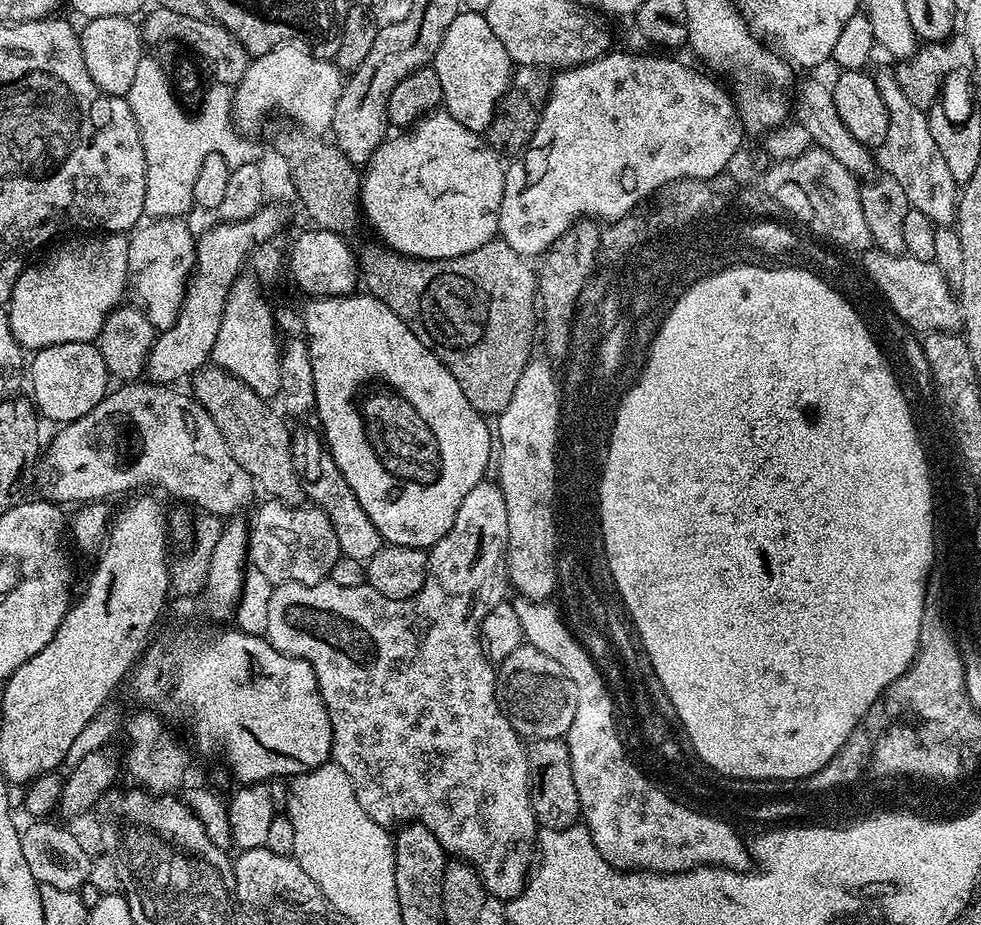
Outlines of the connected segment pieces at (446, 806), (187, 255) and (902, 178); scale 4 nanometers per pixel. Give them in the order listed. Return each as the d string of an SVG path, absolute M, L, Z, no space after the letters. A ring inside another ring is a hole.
M483 480L470 490L462 500L462 506L458 506L458 514L454 518L452 528L446 533L442 539L433 544L428 552L428 577L422 586L422 590L418 590L418 594L414 594L405 600L391 600L382 594L378 594L378 590L368 587L367 583L359 584L358 586L338 586L331 582L323 584L277 584L273 587L272 597L270 598L270 614L266 621L266 639L269 644L274 646L274 650L278 650L283 656L293 656L299 660L305 660L308 665L314 670L316 675L316 689L320 691L320 697L324 703L324 709L328 715L328 726L332 730L332 754L331 759L334 763L346 774L346 778L350 778L354 794L358 798L358 802L362 806L362 810L366 810L366 814L374 822L378 822L383 828L391 829L392 824L395 826L403 826L409 822L426 825L433 834L438 838L438 842L444 847L445 853L451 854L453 857L459 858L462 861L467 861L472 865L472 868L480 876L480 881L483 884L484 891L489 897L497 896L501 902L507 902L512 897L524 889L525 883L530 875L530 869L534 864L534 845L538 840L538 825L536 823L536 815L532 812L532 785L528 783L528 749L525 741L517 734L512 725L512 721L504 715L503 708L500 707L498 693L496 690L496 674L497 669L494 667L493 661L488 659L488 654L484 650L484 642L480 638L480 627L486 618L486 614L492 609L495 604L501 603L505 599L504 591L509 591L510 581L508 579L508 566L506 557L508 554L508 527L506 526L506 502L501 498L501 488L497 481Z
M164 217L141 225L129 239L129 289L136 294L137 303L157 331L169 329L177 320L184 294L196 265L195 233L179 217Z
M897 81L894 84L884 84L881 94L888 107L890 131L878 149L879 167L884 168L883 171L896 180L898 186L902 186L902 190L906 190L906 198L911 207L922 210L922 214L926 214L926 218L930 218L932 223L937 226L951 225L955 221L958 207L958 185L946 167L946 158L942 158L942 150L938 150L938 142L934 142L934 134L930 134L927 111L914 106L914 102L910 102L910 98L906 98L906 94L902 94Z

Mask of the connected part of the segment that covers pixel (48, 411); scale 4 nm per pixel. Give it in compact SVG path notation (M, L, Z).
M62 342L39 349L32 360L32 393L37 413L45 421L60 420L61 425L82 418L98 406L110 391L110 377L102 354L92 342Z

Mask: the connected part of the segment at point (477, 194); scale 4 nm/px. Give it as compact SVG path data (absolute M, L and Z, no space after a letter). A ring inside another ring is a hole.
M437 110L423 117L411 131L401 136L404 136L401 140L395 140L395 138L385 140L384 145L372 155L372 159L366 168L368 173L366 171L363 173L360 185L359 207L362 209L362 216L365 216L376 227L377 234L381 236L379 239L392 251L400 253L401 256L414 256L418 260L454 258L466 254L470 250L478 250L478 246L482 246L488 240L493 239L500 226L500 207L502 206L506 168L501 157L497 156L494 149L489 146L487 139L481 133L471 132L469 128L462 126L462 122L458 122L444 110Z

